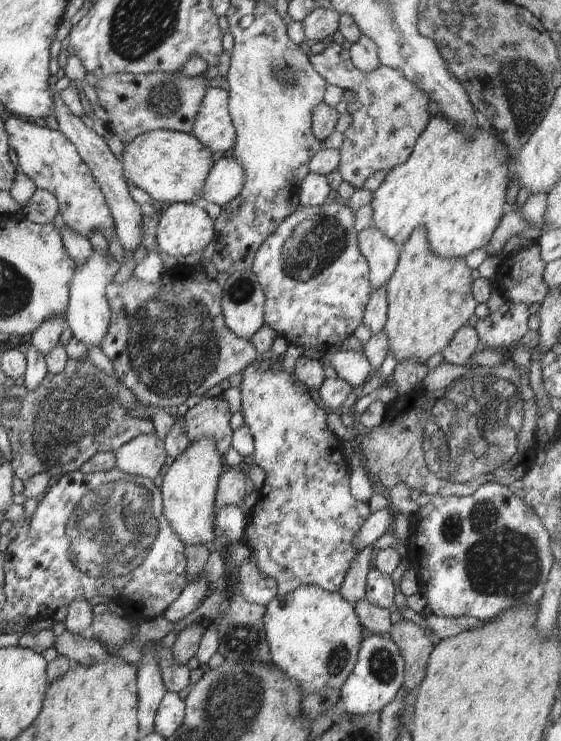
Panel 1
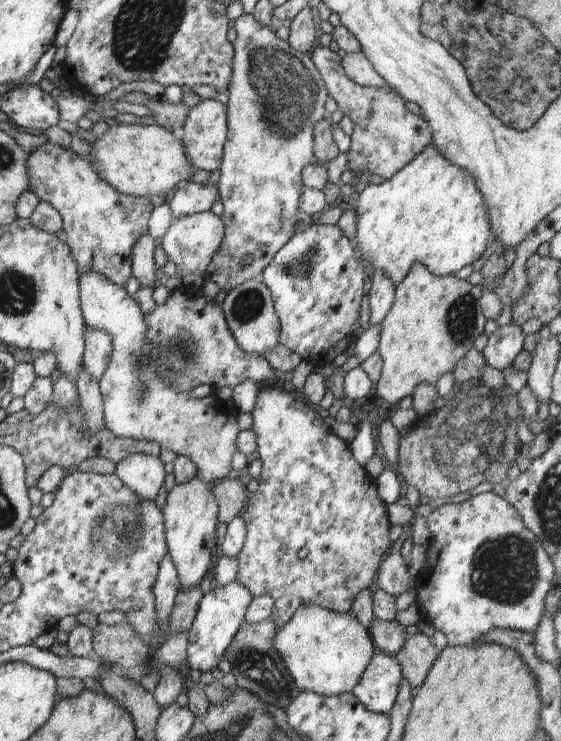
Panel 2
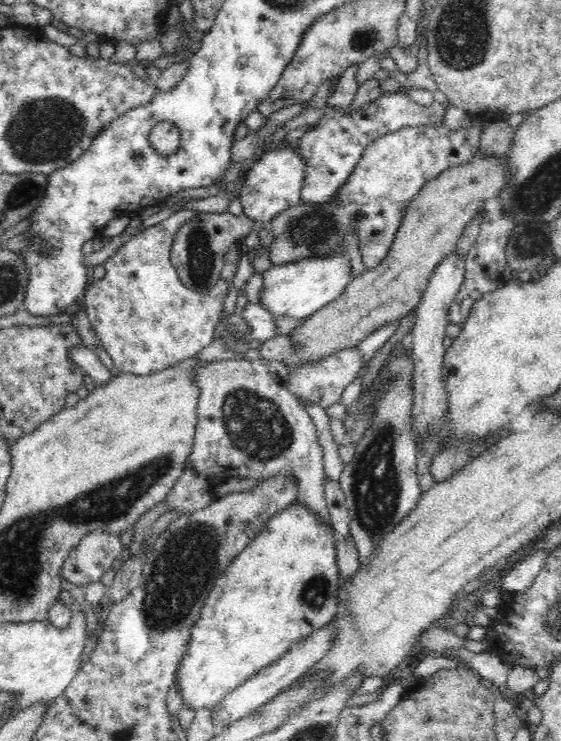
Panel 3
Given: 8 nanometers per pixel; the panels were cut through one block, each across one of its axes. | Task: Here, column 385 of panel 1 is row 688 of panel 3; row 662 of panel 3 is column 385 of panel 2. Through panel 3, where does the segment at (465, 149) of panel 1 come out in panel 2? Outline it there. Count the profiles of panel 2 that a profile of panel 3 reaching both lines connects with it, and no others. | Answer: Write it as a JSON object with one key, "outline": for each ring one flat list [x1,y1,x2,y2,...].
{"outline":[[430,145,427,148,424,148,420,152,419,156,416,156,410,164,406,164,399,172,396,172,395,176,392,176,390,180,386,180,384,184,379,186,369,185,364,188,351,202,351,206,354,207,356,212,357,224,356,224,356,244,358,244,358,256,361,255,361,260,363,264,370,264,374,270,380,270,384,272,394,286,401,284,408,272,411,271,412,266,415,264,422,264,425,268,428,268,429,272,432,272,434,276,448,276,454,275,456,272,459,272,462,268,472,265,473,262,480,258,485,252,487,242,490,240,492,235,492,230,490,228,490,220,488,220,488,212,486,212,486,204,484,204,484,198,482,198,472,176,462,170,462,168,456,168,452,164,448,163,448,160,444,160,436,148]]}

